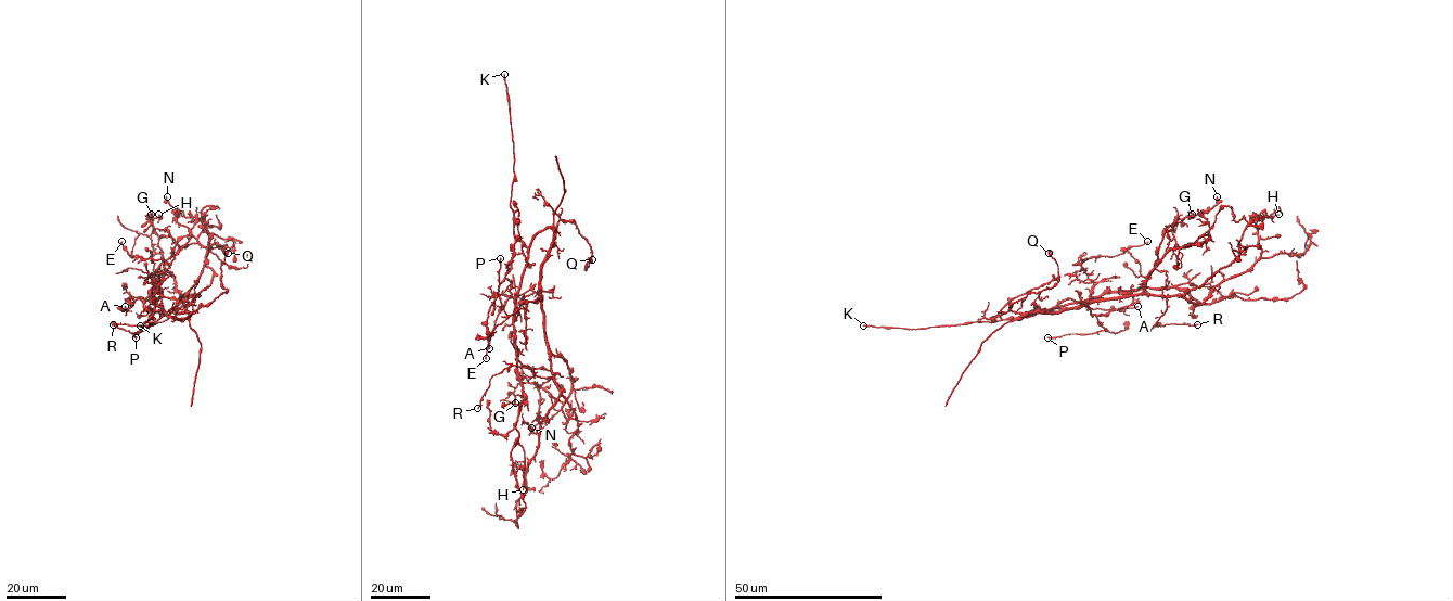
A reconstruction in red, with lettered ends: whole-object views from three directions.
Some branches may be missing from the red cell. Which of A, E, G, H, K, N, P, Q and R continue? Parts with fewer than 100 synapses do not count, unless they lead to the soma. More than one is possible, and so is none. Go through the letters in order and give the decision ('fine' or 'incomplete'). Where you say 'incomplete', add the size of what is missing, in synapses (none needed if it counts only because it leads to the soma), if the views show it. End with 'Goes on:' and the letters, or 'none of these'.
A: fine
E: fine
G: fine
H: fine
K: fine
N: fine
P: fine
Q: fine
R: fine
Goes on: none of these

